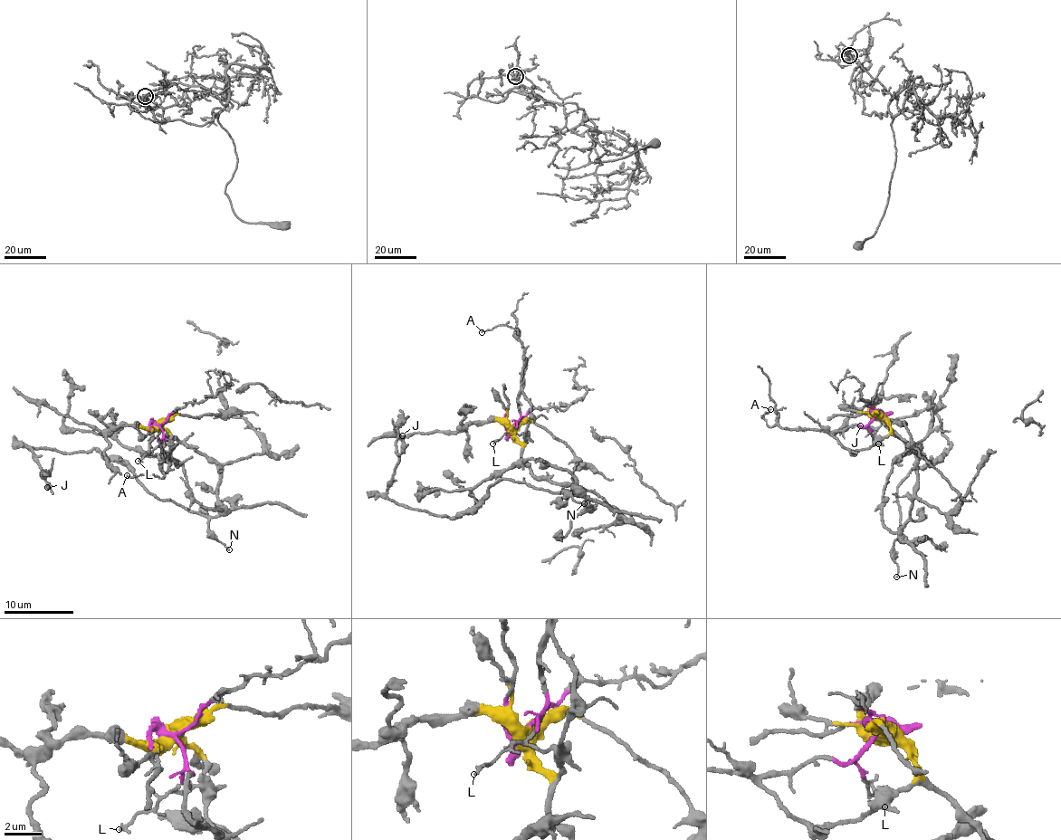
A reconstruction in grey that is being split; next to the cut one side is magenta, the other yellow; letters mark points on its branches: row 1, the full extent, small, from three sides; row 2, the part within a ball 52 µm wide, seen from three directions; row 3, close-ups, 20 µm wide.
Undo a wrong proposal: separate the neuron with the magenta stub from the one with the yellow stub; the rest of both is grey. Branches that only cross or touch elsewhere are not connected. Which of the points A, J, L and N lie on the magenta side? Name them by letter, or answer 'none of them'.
A, L

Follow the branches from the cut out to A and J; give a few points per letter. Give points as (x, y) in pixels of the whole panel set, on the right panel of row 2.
A: (877, 415), (865, 427), (851, 424), (842, 431), (770, 426), (763, 418), (765, 412), (770, 409)
J: (878, 415), (915, 455), (917, 490), (900, 539), (898, 487), (951, 443), (931, 409), (875, 428), (859, 424)

